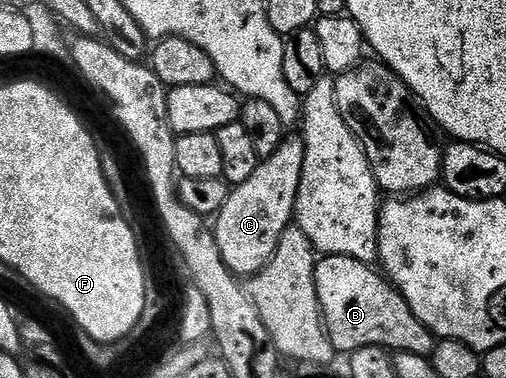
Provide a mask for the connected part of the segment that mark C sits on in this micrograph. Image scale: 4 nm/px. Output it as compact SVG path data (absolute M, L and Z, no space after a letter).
M287 137L279 145L279 149L275 149L275 153L271 153L271 157L261 161L261 164L255 169L255 173L251 173L248 181L243 181L243 185L230 190L223 209L217 212L215 222L212 224L213 236L217 239L219 253L223 253L223 261L229 266L229 270L234 275L252 277L258 271L263 270L271 261L271 257L281 240L281 234L294 222L299 181L303 177L304 156L304 138L293 139L293 137Z

